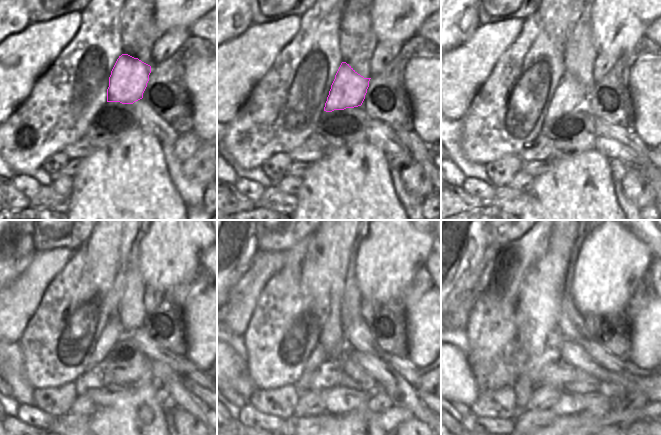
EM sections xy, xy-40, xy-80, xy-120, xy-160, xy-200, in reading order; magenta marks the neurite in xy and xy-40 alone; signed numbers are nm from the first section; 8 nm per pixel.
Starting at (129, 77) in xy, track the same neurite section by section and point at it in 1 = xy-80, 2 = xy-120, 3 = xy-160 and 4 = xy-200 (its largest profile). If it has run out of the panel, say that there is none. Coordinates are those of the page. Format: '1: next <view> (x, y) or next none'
1: next xy-80 (570, 94)
2: next xy-120 (113, 331)
3: next xy-160 (331, 341)
4: next xy-200 (539, 325)

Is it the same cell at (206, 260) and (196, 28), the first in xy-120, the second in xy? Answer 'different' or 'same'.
same

